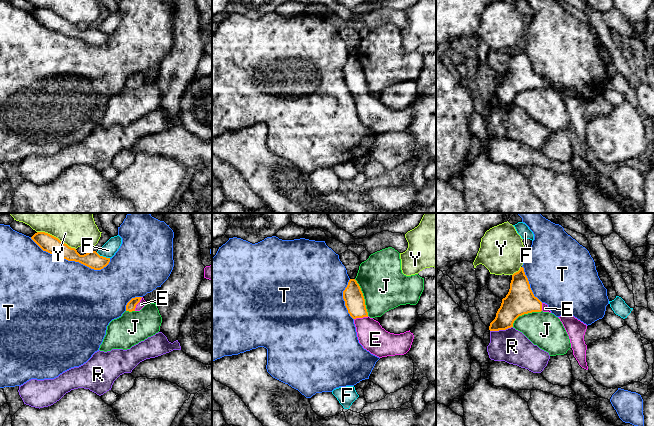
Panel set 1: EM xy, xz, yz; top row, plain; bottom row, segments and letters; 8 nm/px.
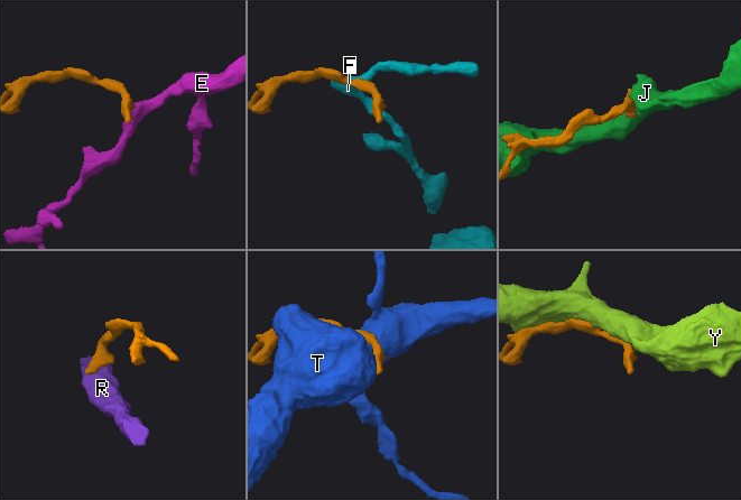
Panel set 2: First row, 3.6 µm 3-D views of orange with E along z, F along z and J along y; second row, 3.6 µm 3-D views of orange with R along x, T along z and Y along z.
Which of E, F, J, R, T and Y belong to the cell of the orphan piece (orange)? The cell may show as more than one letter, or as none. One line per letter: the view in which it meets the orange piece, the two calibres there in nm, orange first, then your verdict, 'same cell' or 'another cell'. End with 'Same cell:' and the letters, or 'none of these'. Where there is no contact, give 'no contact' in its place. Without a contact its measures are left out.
E: contact in xz; calibres 160 and 220 nm; same cell
F: contact in xy; calibres 140 and 120 nm; another cell
J: contact in xz; calibres 160 and 360 nm; another cell
R: contact in yz; calibres 200 and 280 nm; another cell
T: contact in xy; calibres 140 and 500 nm; another cell
Y: contact in xy; calibres 140 and 190 nm; another cell
Same cell: E

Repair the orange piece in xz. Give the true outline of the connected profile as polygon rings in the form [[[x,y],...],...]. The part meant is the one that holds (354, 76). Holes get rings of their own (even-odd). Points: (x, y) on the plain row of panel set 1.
[[[350,55],[343,67],[343,75],[350,92],[354,95],[359,119],[371,130],[382,134],[404,131],[412,121],[414,111],[409,107],[394,110],[386,107],[378,97],[370,94],[361,64]]]

